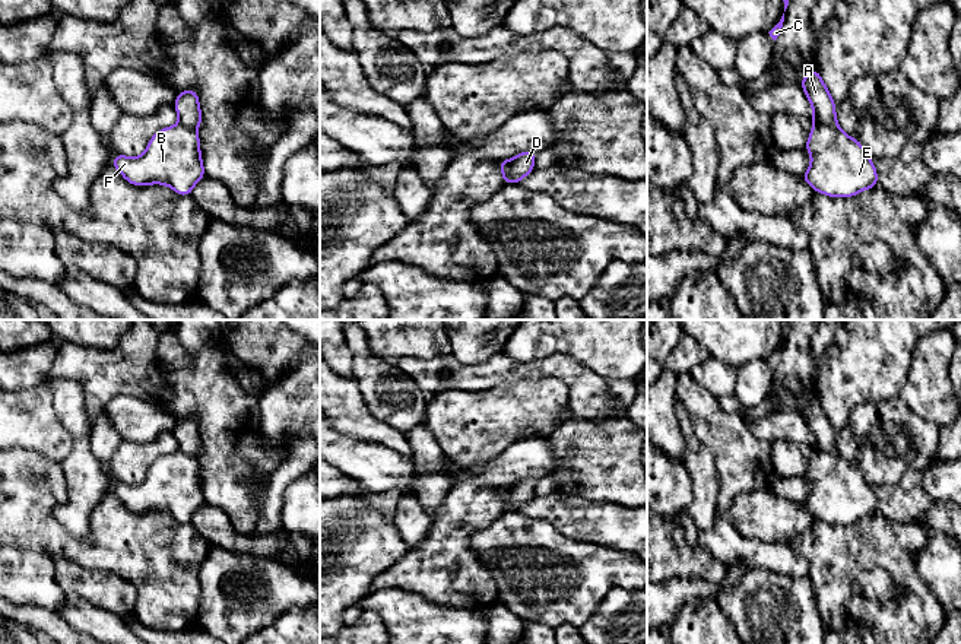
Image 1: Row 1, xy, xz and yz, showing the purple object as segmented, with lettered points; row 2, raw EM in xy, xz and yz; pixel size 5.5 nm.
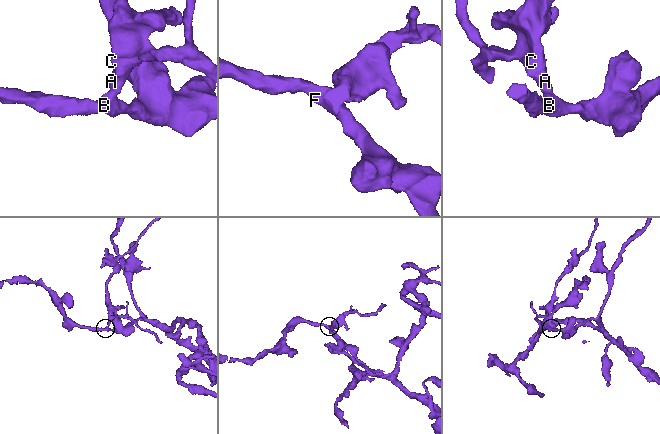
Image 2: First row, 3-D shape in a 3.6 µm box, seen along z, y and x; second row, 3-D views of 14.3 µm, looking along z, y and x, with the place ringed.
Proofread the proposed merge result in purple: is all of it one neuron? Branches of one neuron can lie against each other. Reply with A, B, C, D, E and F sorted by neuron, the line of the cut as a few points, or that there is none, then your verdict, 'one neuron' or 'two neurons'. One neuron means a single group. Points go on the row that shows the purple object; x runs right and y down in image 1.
A C D / B E F; cut in xz along (511, 159), (510, 181); two neurons

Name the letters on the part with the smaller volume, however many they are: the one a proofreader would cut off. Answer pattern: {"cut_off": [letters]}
{"cut_off": ["A", "C", "D"]}

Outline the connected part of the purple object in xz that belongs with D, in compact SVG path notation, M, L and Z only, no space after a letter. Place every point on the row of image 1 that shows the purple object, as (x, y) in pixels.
M526 150L511 159L510 180L511 183L521 183L521 180L532 172L535 166L536 152Z

